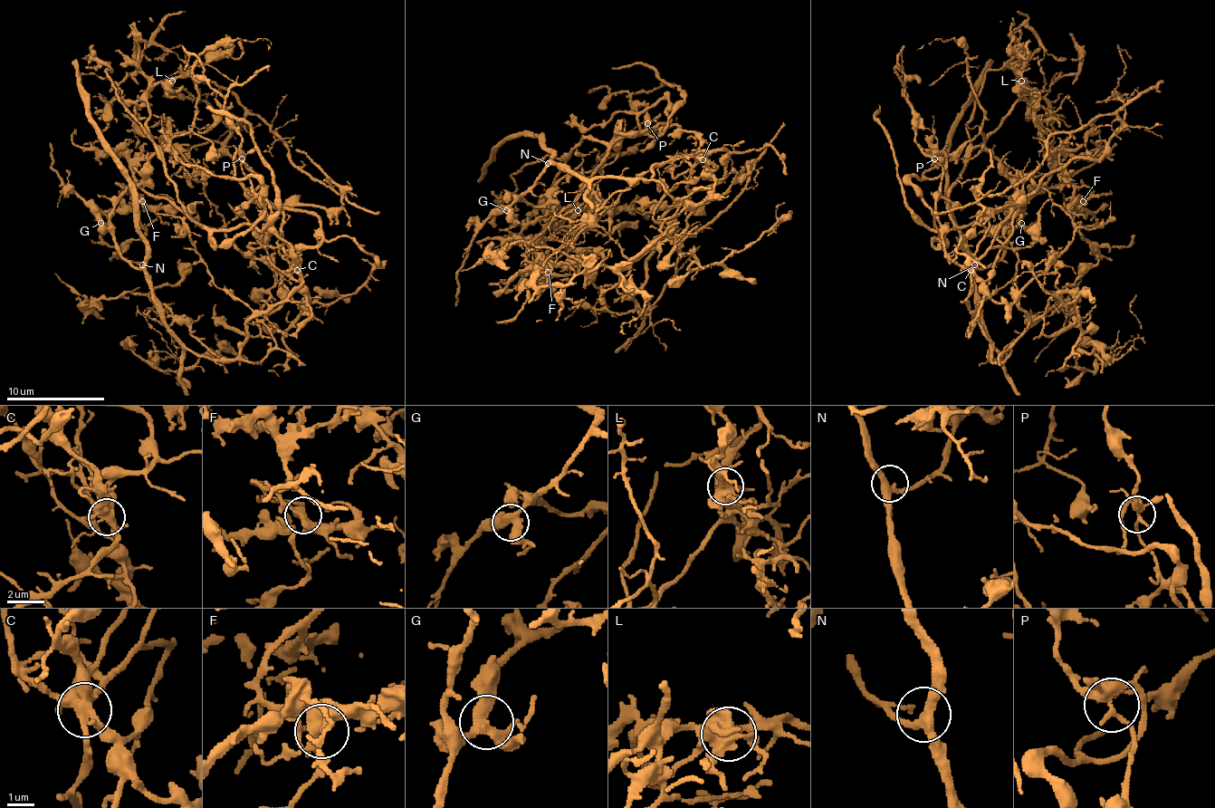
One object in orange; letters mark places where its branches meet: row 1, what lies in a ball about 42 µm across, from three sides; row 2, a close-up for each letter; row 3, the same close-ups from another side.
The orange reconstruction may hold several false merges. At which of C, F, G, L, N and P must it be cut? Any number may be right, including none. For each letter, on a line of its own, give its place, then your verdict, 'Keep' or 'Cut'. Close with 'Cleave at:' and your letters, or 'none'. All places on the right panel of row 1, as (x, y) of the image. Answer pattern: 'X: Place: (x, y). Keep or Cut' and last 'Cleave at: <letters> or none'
C: Place: (971, 270). Cut
F: Place: (1083, 201). Keep
G: Place: (1021, 223). Keep
L: Place: (1021, 81). Keep
N: Place: (974, 264). Keep
P: Place: (934, 158). Cut
Cleave at: C, P

